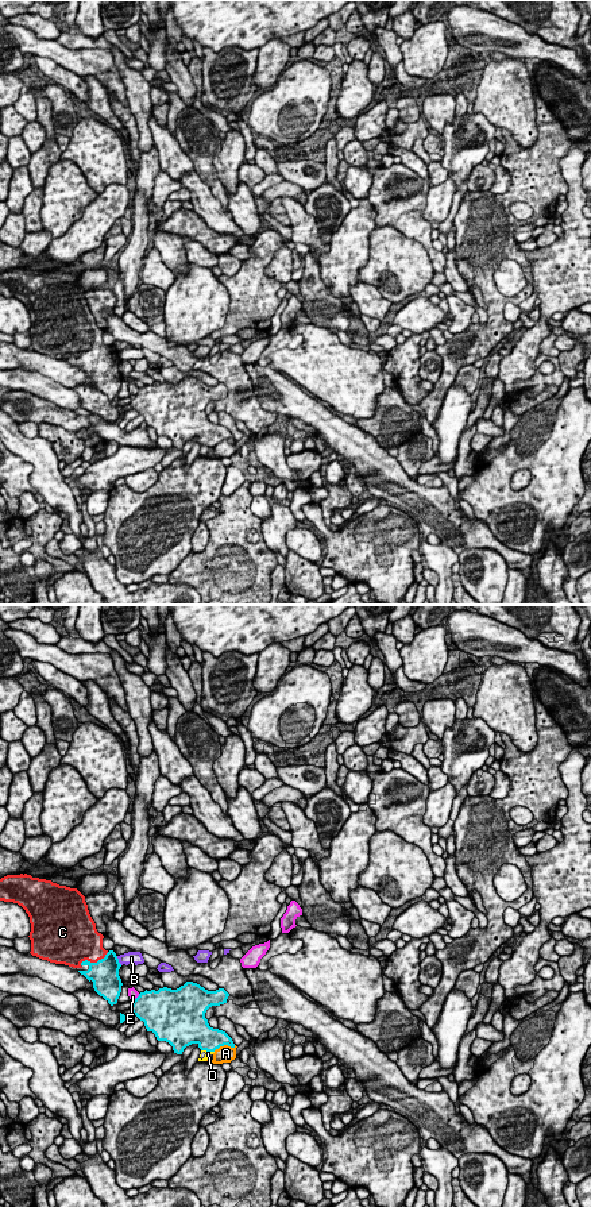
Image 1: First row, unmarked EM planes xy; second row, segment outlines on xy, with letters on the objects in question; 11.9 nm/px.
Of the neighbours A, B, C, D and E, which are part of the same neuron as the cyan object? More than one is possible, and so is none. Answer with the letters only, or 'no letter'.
C

